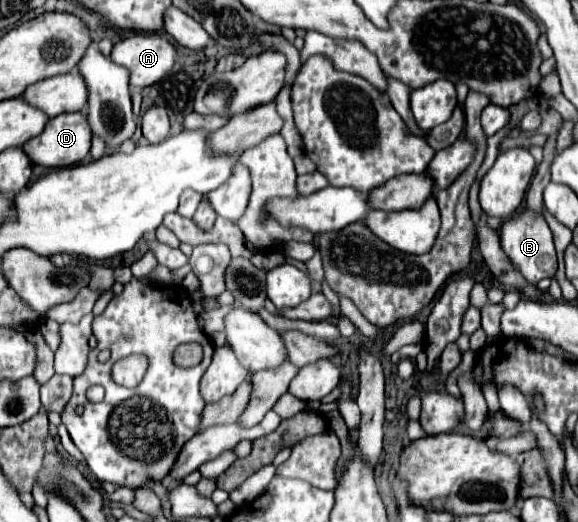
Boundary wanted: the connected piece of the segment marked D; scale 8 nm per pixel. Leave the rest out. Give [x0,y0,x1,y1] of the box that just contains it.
[24,113,92,167]

